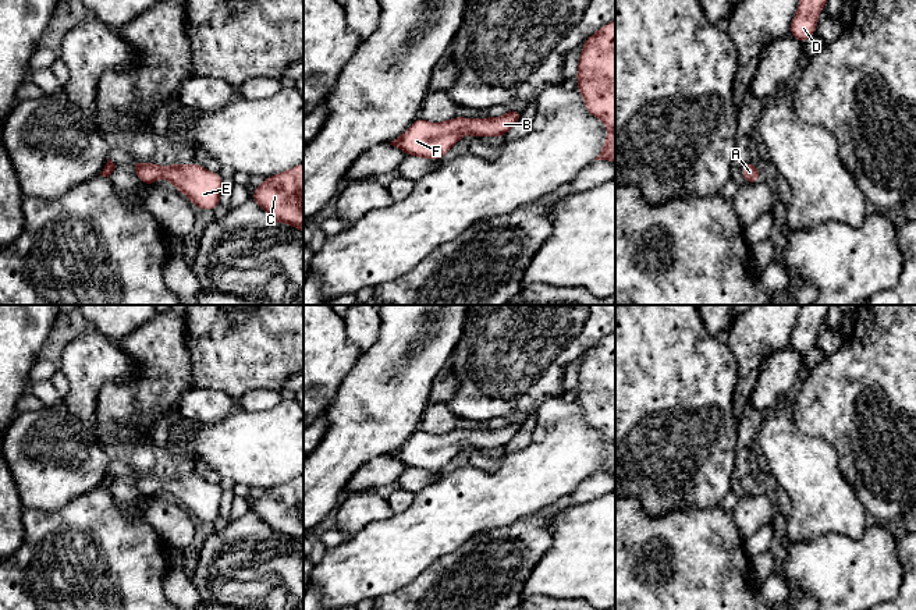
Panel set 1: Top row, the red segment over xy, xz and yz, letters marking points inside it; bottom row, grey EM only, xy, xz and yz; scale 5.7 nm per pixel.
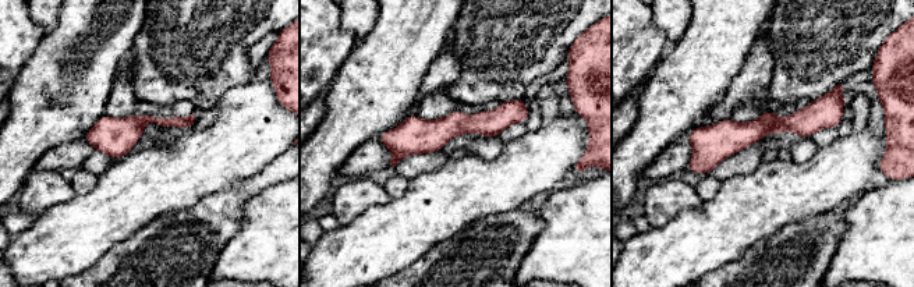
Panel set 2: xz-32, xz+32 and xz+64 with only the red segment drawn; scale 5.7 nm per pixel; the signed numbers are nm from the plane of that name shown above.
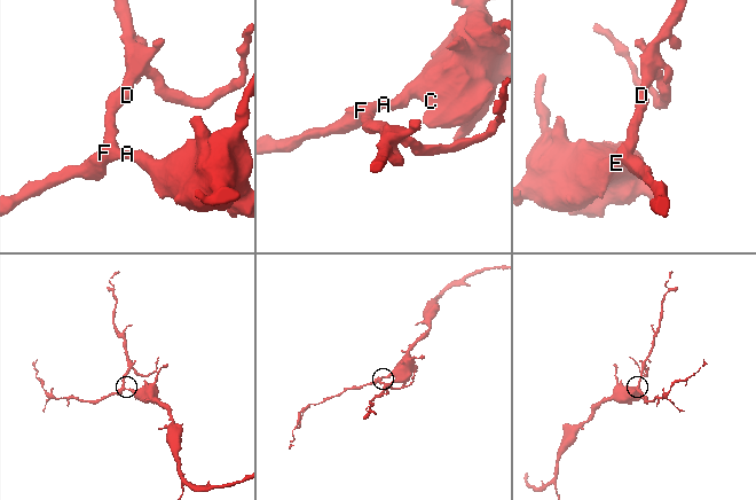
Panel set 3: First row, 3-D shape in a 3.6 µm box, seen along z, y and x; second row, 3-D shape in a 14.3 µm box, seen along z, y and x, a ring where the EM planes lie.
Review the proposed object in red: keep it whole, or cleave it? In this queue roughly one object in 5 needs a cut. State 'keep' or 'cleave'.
keep

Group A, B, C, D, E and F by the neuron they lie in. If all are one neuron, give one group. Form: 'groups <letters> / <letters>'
groups A B C D E F

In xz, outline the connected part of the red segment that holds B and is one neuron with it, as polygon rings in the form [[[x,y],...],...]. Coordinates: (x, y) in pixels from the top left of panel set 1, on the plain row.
[[[511,421],[497,430],[454,429],[441,435],[430,435],[419,429],[390,457],[405,464],[406,468],[443,472],[444,467],[464,451],[465,446],[469,444],[473,450],[501,450],[518,435],[522,426],[523,423]]]

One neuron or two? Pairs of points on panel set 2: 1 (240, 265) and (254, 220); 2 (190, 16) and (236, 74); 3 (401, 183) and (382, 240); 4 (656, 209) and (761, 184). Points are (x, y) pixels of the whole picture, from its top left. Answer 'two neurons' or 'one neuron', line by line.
1: one neuron
2: one neuron
3: two neurons
4: two neurons

